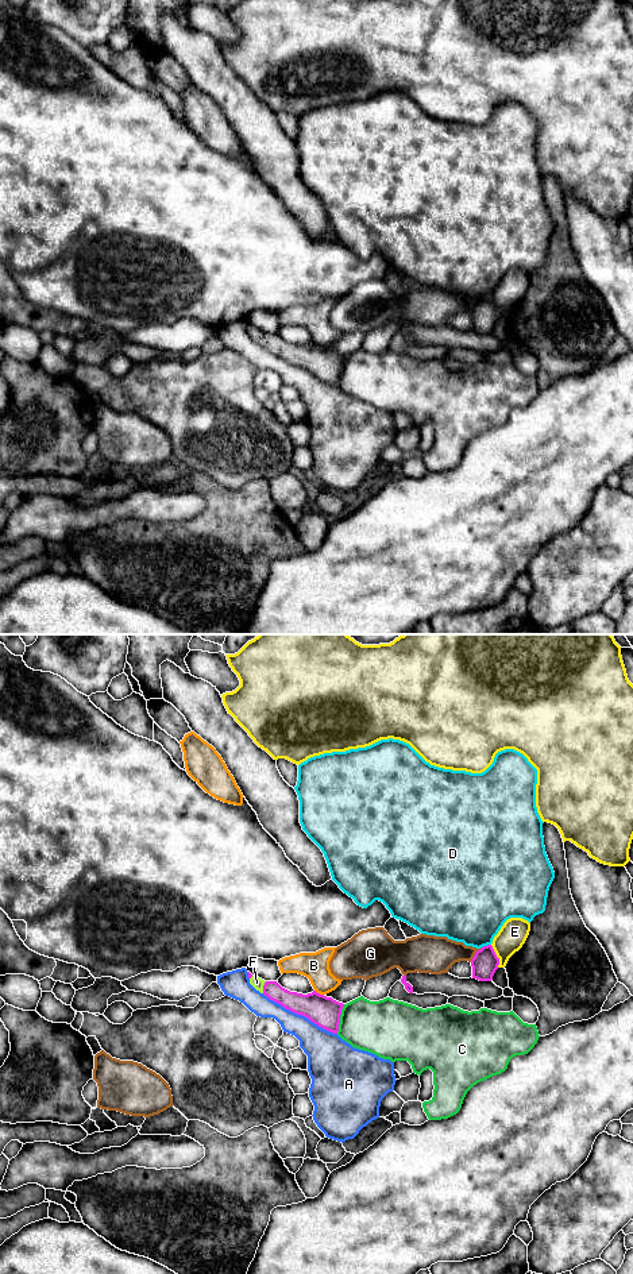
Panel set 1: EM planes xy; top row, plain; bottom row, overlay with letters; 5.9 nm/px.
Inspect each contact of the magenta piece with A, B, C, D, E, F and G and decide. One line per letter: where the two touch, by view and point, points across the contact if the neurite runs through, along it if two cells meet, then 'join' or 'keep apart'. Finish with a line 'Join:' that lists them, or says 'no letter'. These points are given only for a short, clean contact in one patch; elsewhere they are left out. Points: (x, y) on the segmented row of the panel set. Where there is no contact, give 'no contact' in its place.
A: meets magenta in xy at (300, 1014); keep apart
B: meets magenta in xy at (319, 993); keep apart
C: meets magenta in xy at (339, 1019); keep apart
D: meets magenta in xy at (487, 945); keep apart
E: meets magenta in xy at (496, 956); keep apart
F: meets magenta in xy at (263, 987); runs through xy (301, 1004), (263, 987), (257, 983); join
G: meets magenta in xy at (475, 954); keep apart
Join: F

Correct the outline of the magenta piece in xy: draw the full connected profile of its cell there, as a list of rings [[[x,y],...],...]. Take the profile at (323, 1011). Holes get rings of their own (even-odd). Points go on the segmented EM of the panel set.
[[[256,976],[250,978],[250,984],[283,1008],[308,1018],[329,1032],[337,1034],[340,1015],[344,1007],[343,1003],[320,995],[316,991],[308,995],[290,992],[282,988],[277,981],[265,981]]]

